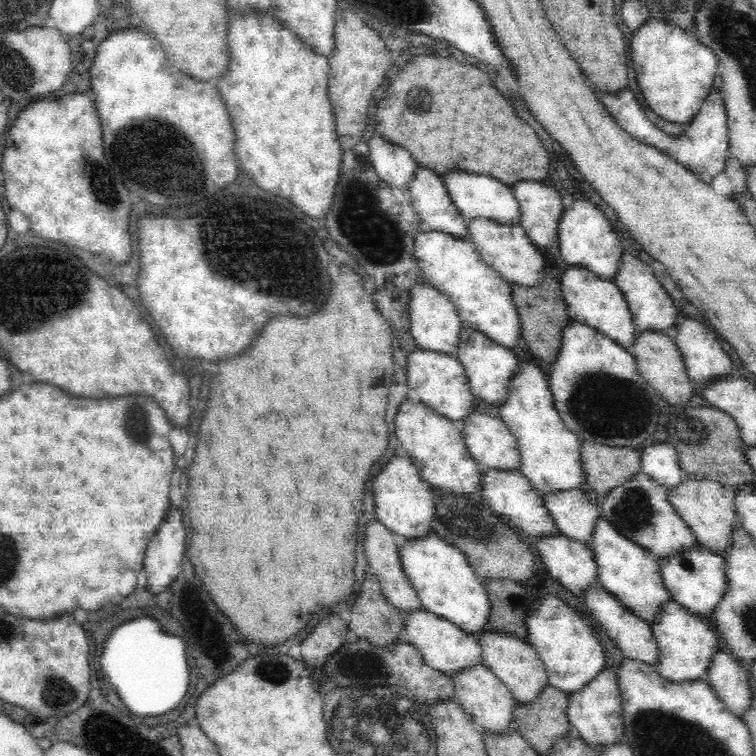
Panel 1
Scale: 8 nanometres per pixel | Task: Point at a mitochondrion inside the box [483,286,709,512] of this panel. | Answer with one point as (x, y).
(693, 435)

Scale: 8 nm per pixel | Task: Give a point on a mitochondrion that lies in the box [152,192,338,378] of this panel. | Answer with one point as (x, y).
(222, 267)

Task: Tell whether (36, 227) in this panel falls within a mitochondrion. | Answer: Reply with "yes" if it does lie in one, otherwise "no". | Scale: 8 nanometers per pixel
no

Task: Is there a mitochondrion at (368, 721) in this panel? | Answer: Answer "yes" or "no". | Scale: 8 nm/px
yes

